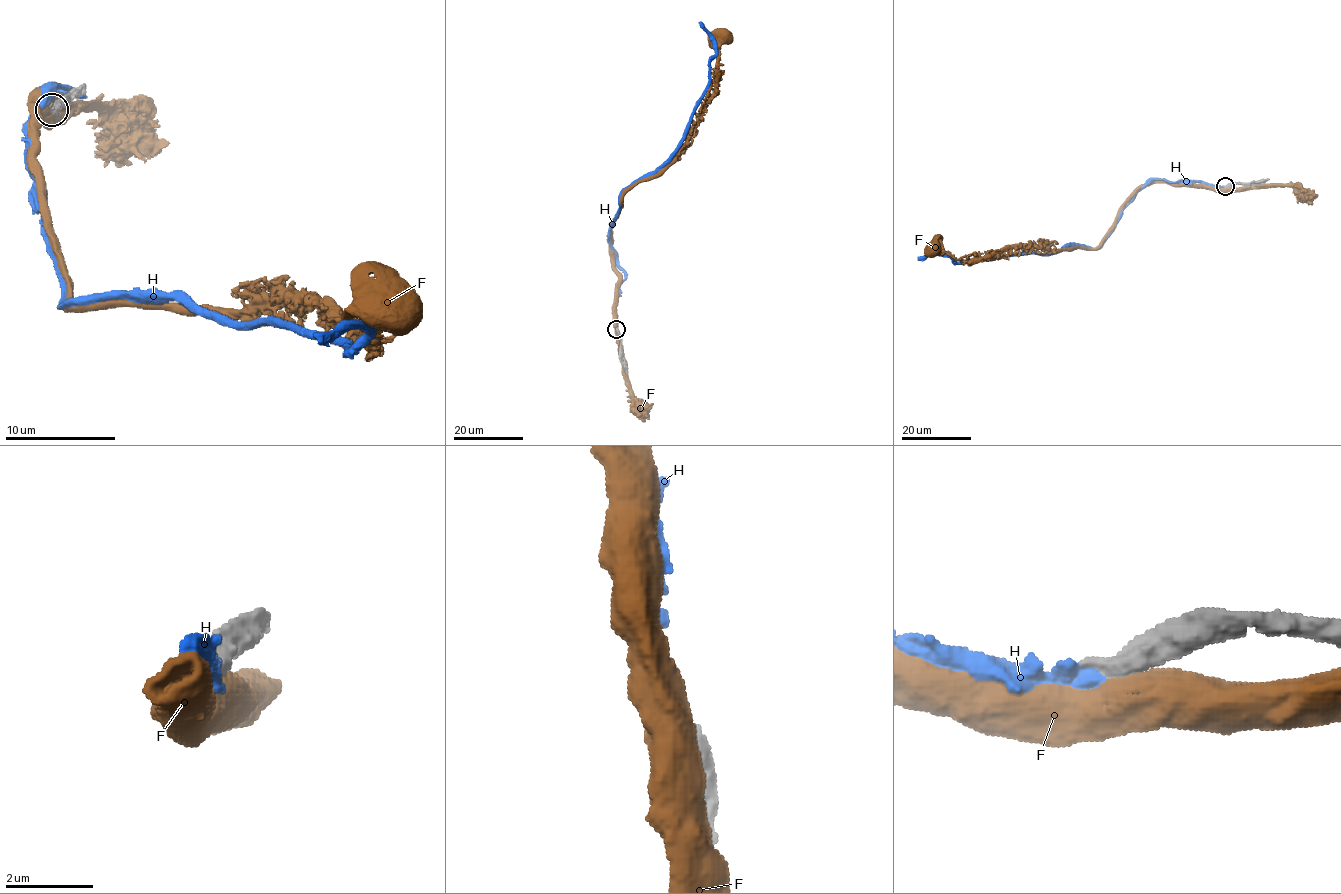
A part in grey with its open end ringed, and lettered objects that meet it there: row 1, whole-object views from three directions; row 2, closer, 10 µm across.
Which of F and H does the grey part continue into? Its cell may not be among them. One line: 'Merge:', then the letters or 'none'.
Merge: H

